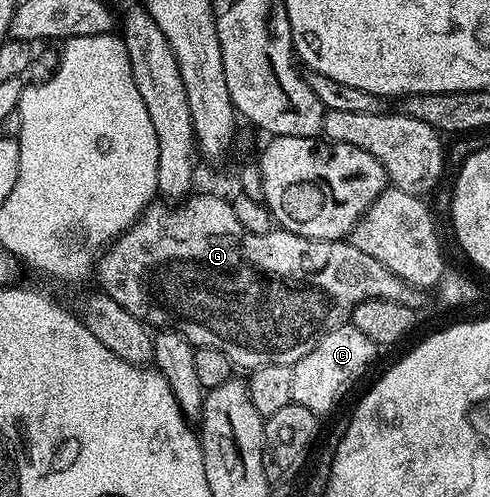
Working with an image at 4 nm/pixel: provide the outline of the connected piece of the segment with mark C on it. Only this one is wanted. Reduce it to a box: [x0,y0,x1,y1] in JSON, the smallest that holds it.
[291,325,376,416]

